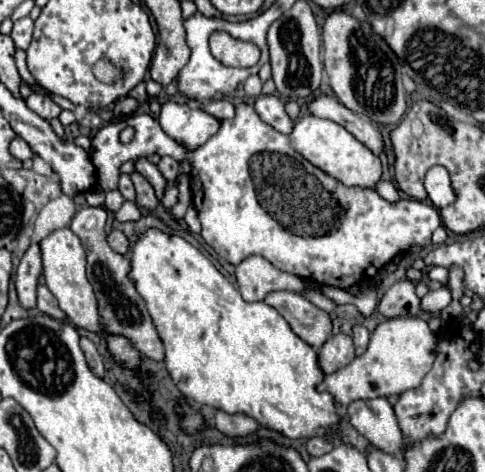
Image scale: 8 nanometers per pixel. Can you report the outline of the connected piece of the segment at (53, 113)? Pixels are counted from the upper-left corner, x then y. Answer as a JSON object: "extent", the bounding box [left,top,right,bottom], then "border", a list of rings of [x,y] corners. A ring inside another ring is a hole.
{"extent":[26,92,62,120],"border":[[[32,92],[28,98],[26,98],[26,104],[30,110],[34,110],[40,118],[44,120],[52,120],[52,118],[58,118],[58,114],[62,112],[62,108],[52,102],[48,96],[42,96],[42,94],[36,94]]]}

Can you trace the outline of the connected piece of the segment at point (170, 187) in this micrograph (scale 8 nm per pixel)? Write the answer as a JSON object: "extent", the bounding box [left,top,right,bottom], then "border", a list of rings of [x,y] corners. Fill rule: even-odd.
{"extent":[162,182,178,208],"border":[[[166,182],[166,188],[164,188],[164,196],[162,196],[162,206],[164,208],[172,208],[176,204],[176,198],[178,198],[178,188],[174,182]]]}

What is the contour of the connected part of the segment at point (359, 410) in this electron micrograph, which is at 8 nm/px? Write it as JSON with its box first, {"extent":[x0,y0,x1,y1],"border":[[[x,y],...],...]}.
{"extent":[348,398,404,456],"border":[[[388,398],[354,400],[348,404],[348,420],[376,448],[396,456],[402,454],[404,438]]]}

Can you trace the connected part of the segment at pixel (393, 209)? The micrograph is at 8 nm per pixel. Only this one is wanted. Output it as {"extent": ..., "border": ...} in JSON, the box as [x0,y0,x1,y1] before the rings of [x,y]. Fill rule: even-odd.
{"extent":[90,102,442,288],"border":[[[244,102],[236,104],[236,116],[232,120],[222,120],[220,130],[196,150],[188,150],[186,146],[172,140],[160,128],[158,120],[150,114],[132,114],[124,120],[102,126],[92,136],[92,148],[94,152],[90,158],[96,166],[96,178],[102,190],[118,188],[120,166],[140,156],[160,154],[172,156],[178,162],[190,162],[192,202],[202,222],[202,238],[208,246],[214,248],[218,256],[222,256],[230,264],[240,264],[246,256],[260,254],[274,268],[300,278],[310,278],[320,286],[350,288],[360,282],[372,280],[400,252],[406,252],[414,246],[430,246],[432,232],[442,224],[438,210],[430,202],[414,198],[388,202],[372,188],[348,188],[340,184],[340,180],[328,176],[326,172],[310,164],[292,146],[288,146],[288,136],[264,124],[256,110]],[[126,126],[132,126],[136,130],[130,144],[122,144],[118,138],[118,134]]]}

